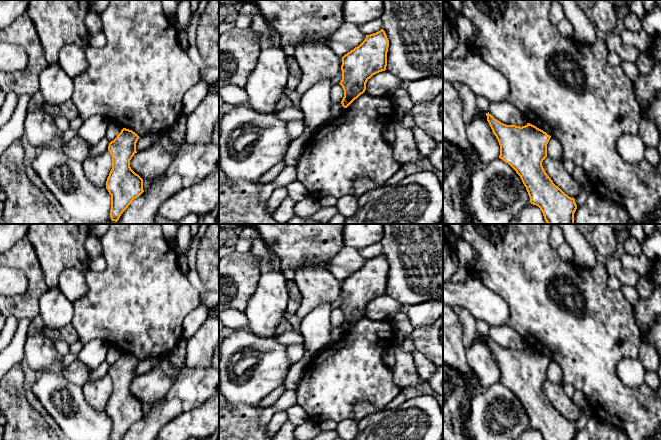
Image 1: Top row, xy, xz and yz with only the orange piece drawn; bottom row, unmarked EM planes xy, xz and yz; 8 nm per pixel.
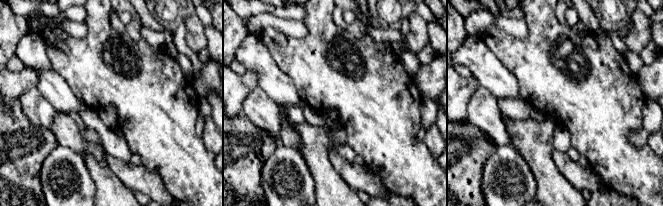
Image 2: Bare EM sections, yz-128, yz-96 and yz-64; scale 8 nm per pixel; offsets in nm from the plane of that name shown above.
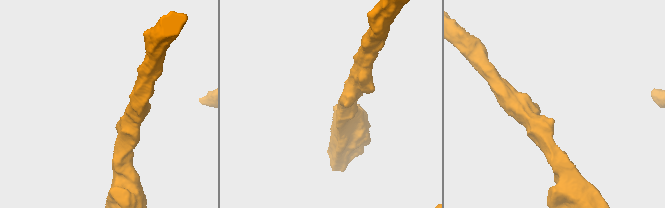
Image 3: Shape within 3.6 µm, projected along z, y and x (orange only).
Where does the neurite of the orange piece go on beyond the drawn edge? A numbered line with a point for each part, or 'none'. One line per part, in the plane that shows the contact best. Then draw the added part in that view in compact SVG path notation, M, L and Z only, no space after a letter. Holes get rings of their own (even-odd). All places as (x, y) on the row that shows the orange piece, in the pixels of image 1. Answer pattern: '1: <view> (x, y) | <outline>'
none

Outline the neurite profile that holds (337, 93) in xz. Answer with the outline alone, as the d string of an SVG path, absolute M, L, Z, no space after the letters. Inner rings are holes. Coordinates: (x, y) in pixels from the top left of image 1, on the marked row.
M338 83L331 87L330 100L332 104L341 103L344 97L344 90Z

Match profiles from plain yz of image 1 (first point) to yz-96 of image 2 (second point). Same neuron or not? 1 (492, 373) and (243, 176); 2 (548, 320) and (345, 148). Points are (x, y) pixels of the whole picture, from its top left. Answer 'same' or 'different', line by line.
1: different
2: different

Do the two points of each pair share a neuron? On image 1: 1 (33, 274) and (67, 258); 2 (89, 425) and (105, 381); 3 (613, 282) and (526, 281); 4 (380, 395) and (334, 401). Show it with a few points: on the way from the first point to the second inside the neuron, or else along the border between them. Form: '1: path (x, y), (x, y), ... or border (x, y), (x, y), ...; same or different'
1: border (33, 248), (44, 280), (49, 287); different
2: border (82, 389), (91, 406), (105, 410); different
3: border (608, 276), (608, 287), (612, 290), (618, 290); different
4: path (369, 393), (345, 393); same

